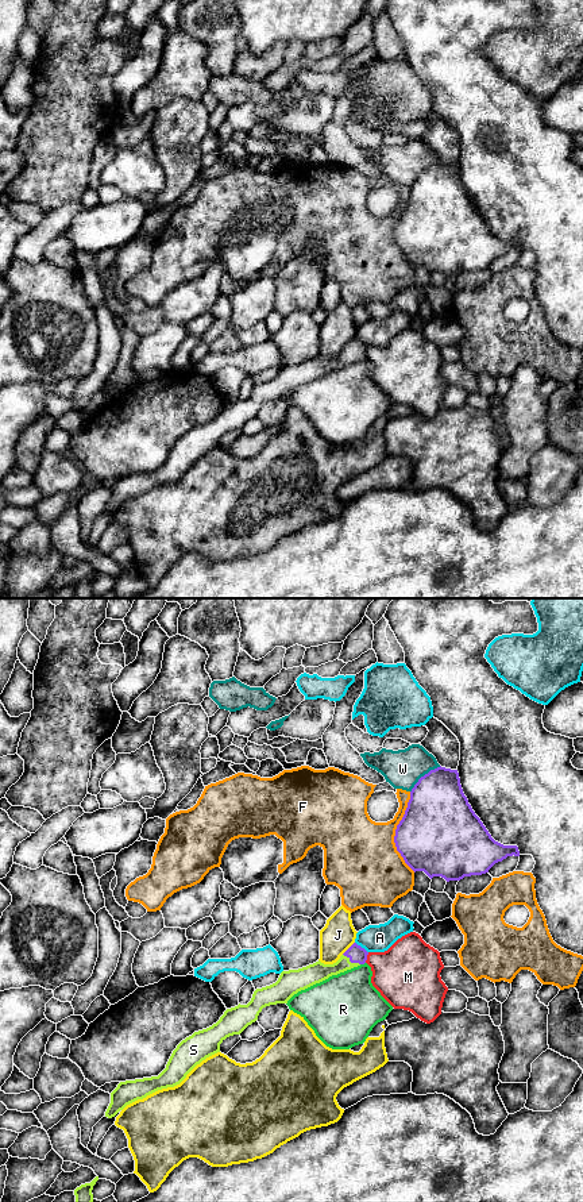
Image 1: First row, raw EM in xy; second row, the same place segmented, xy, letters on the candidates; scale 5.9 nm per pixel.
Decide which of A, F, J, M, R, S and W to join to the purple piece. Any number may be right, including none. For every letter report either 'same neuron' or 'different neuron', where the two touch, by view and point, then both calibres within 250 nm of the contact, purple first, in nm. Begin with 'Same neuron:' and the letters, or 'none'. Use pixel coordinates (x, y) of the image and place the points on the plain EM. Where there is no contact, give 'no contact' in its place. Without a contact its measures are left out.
Same neuron: S
A: different neuron | xy (361, 342) | 100/160 nm
F: different neuron | xy (396, 227) | 460/440 nm
J: different neuron | xy (348, 343) | 100/200 nm
M: different neuron | xy (366, 353) | 100/360 nm
R: different neuron | xy (362, 358) | 100/360 nm
S: same neuron | xy (351, 357) | 100/120 nm
W: different neuron | xy (424, 170) | 380/240 nm

